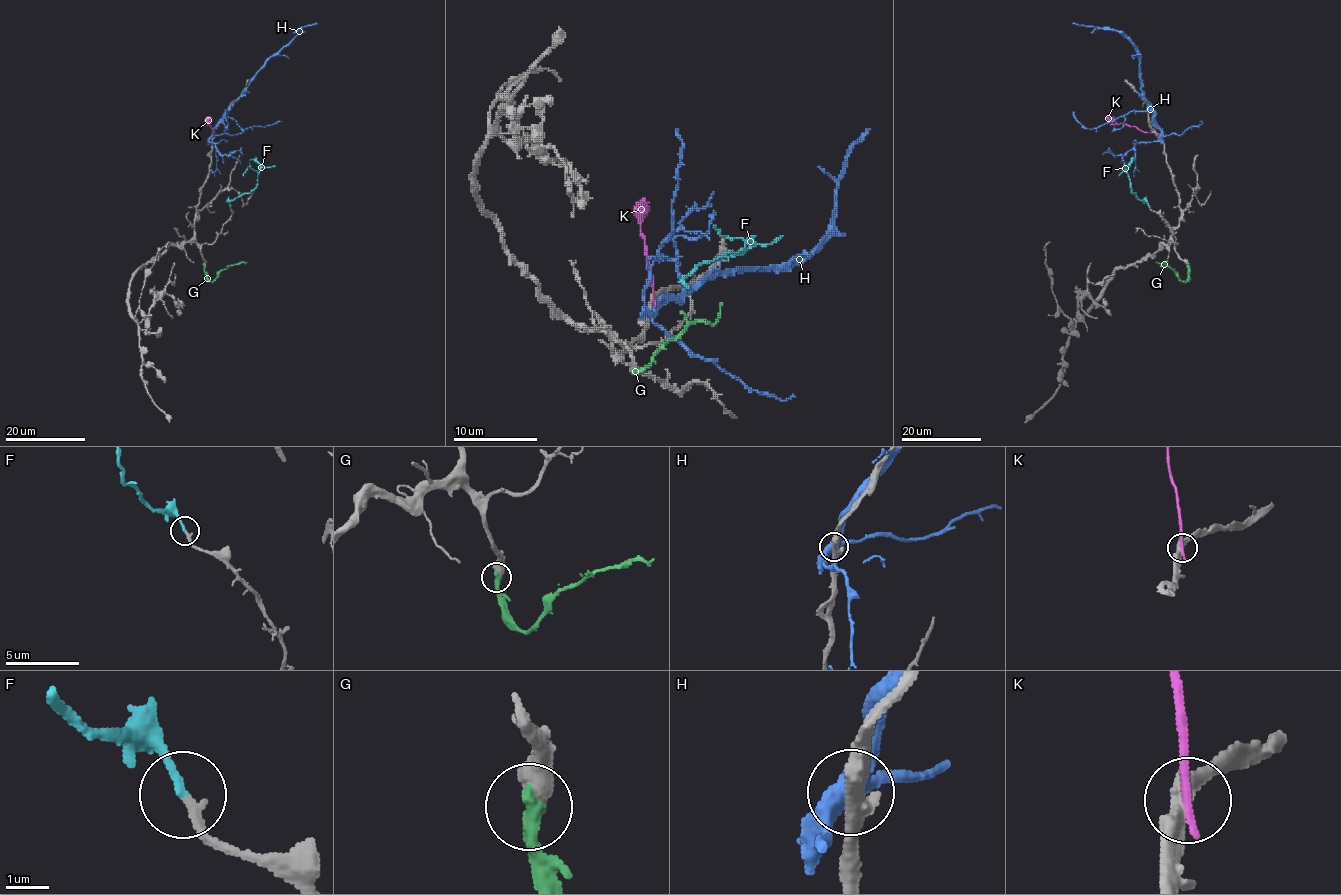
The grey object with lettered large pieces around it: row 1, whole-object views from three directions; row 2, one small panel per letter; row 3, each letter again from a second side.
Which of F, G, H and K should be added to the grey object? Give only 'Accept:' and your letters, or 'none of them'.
Accept: F, G

